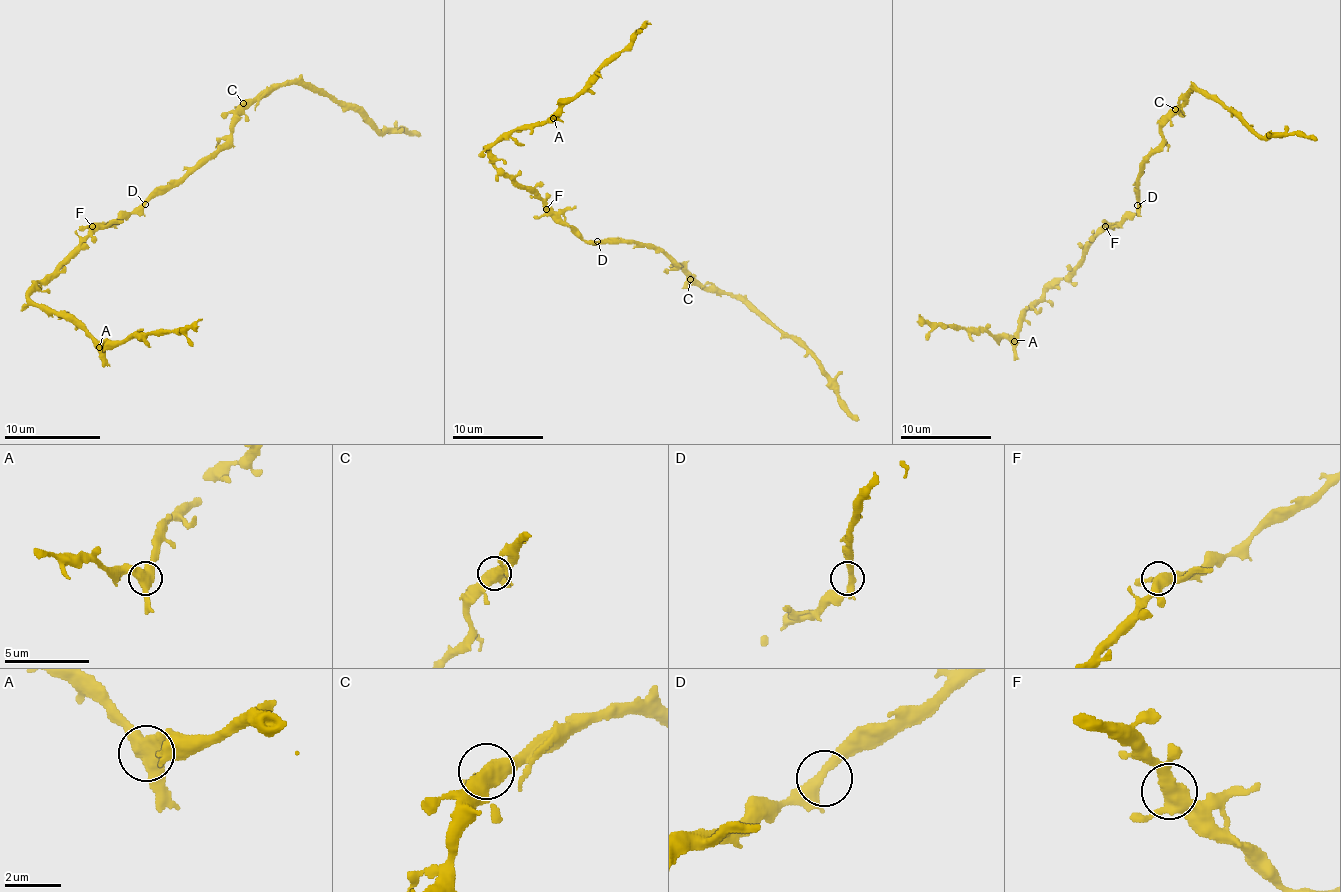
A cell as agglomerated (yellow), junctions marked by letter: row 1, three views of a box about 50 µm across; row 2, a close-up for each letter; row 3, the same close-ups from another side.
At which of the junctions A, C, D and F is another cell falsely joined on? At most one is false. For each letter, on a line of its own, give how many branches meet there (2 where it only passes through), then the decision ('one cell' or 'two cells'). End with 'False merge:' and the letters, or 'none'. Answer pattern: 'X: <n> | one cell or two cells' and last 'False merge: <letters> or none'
A: 3 | one cell
C: 3 | one cell
D: 3 | one cell
F: 3 | one cell
False merge: none

